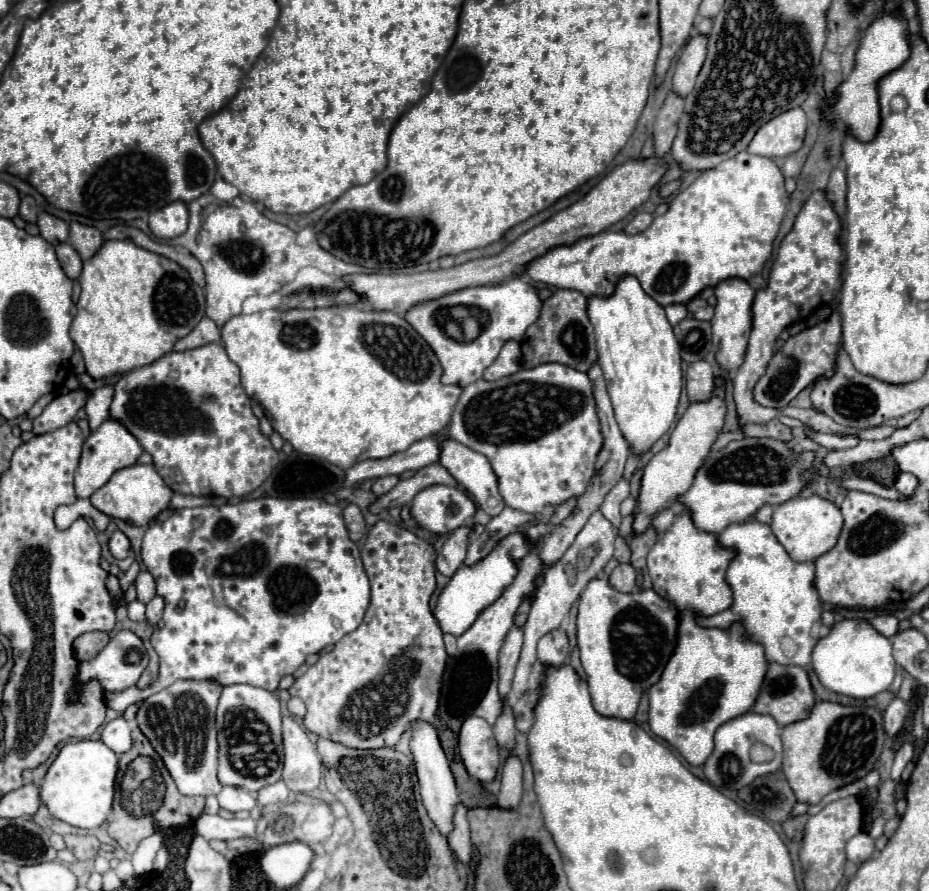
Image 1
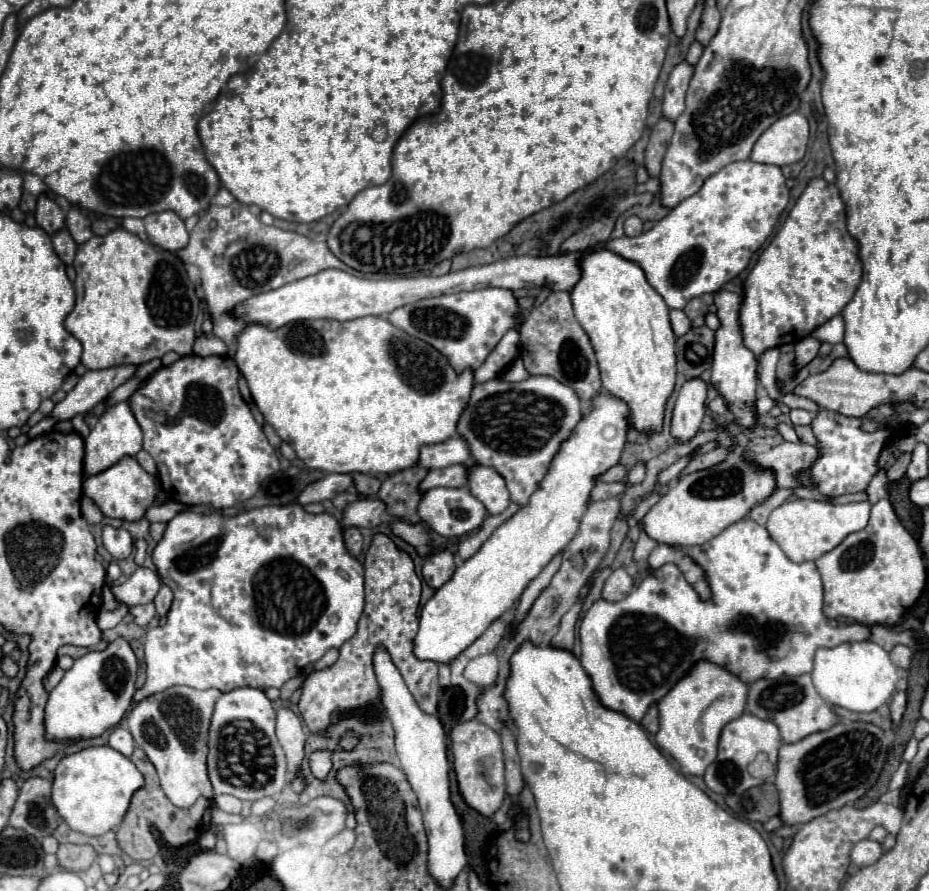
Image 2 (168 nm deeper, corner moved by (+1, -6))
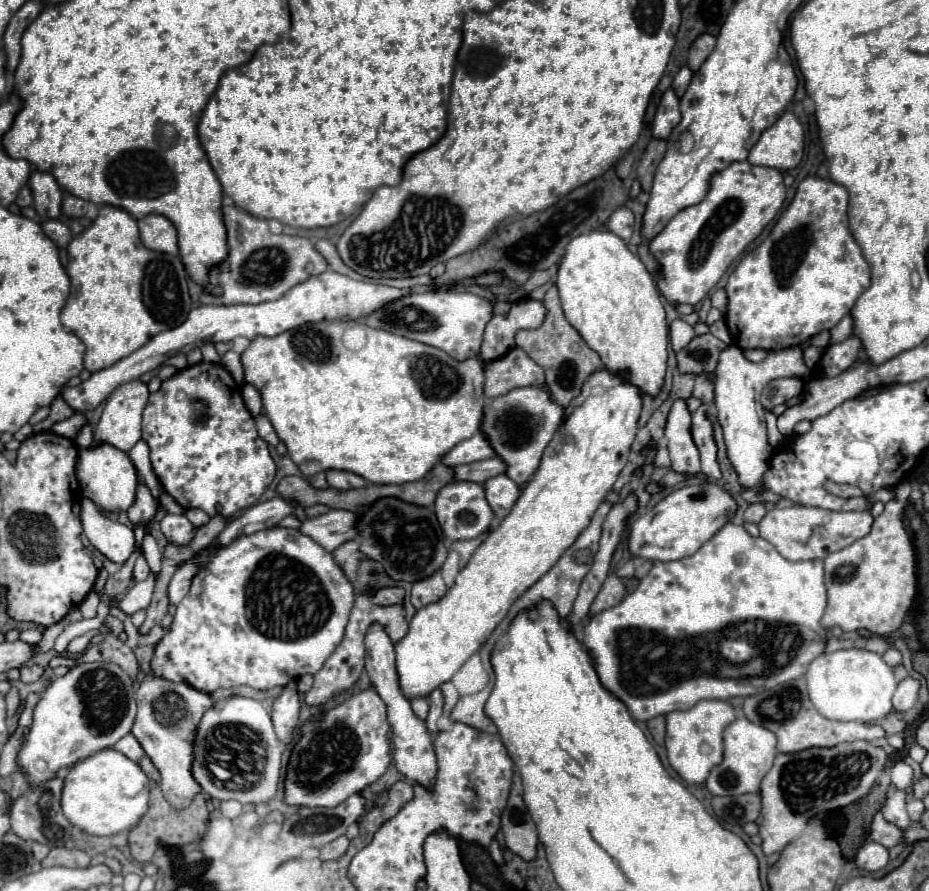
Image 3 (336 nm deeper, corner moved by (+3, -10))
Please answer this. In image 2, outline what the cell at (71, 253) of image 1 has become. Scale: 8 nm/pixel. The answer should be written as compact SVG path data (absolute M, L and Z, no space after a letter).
M61 228L59 232L53 234L51 240L53 240L53 248L55 248L55 252L59 254L59 258L61 258L65 264L71 264L73 258L75 258L77 244L75 244L75 240L71 238L69 230L67 230L67 228Z

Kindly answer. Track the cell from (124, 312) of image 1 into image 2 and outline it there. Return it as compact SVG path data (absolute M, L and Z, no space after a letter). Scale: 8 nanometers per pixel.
M115 228L105 236L93 236L91 240L79 244L73 266L77 270L77 302L65 318L65 328L81 342L81 364L87 370L103 370L125 362L141 364L171 350L179 356L189 356L193 352L199 298L177 254L153 250L153 246L137 234L125 228Z

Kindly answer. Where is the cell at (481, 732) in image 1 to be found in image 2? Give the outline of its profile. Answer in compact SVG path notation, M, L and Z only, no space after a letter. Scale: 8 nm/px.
M477 720L455 724L451 728L451 752L459 794L463 796L465 804L487 818L493 816L505 798L505 776L503 776L505 768L503 768L503 750L499 734Z

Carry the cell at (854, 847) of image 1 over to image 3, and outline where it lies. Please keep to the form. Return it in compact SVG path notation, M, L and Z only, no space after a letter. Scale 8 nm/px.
M867 840L855 854L855 864L857 868L861 870L869 870L869 872L875 872L875 870L881 870L889 860L889 852L887 848L883 848L881 844L877 842L871 842Z

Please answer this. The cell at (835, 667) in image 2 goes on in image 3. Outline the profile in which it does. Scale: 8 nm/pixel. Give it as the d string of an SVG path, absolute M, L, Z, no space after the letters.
M837 650L831 654L817 656L805 674L809 698L815 708L831 720L855 720L855 722L871 722L885 718L893 706L891 696L897 688L897 680L893 676L893 668L885 664L885 660L869 650Z

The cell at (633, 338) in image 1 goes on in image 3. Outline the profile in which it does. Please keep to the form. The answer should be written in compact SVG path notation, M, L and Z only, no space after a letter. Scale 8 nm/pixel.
M591 230L569 242L559 262L555 284L559 288L565 318L581 334L587 346L599 354L605 370L613 370L613 374L621 374L621 370L629 370L629 382L637 386L643 396L655 398L665 382L669 332L667 332L665 308L661 304L653 276L649 274L647 266L639 260L639 256L633 254L627 248L627 244L609 230Z

